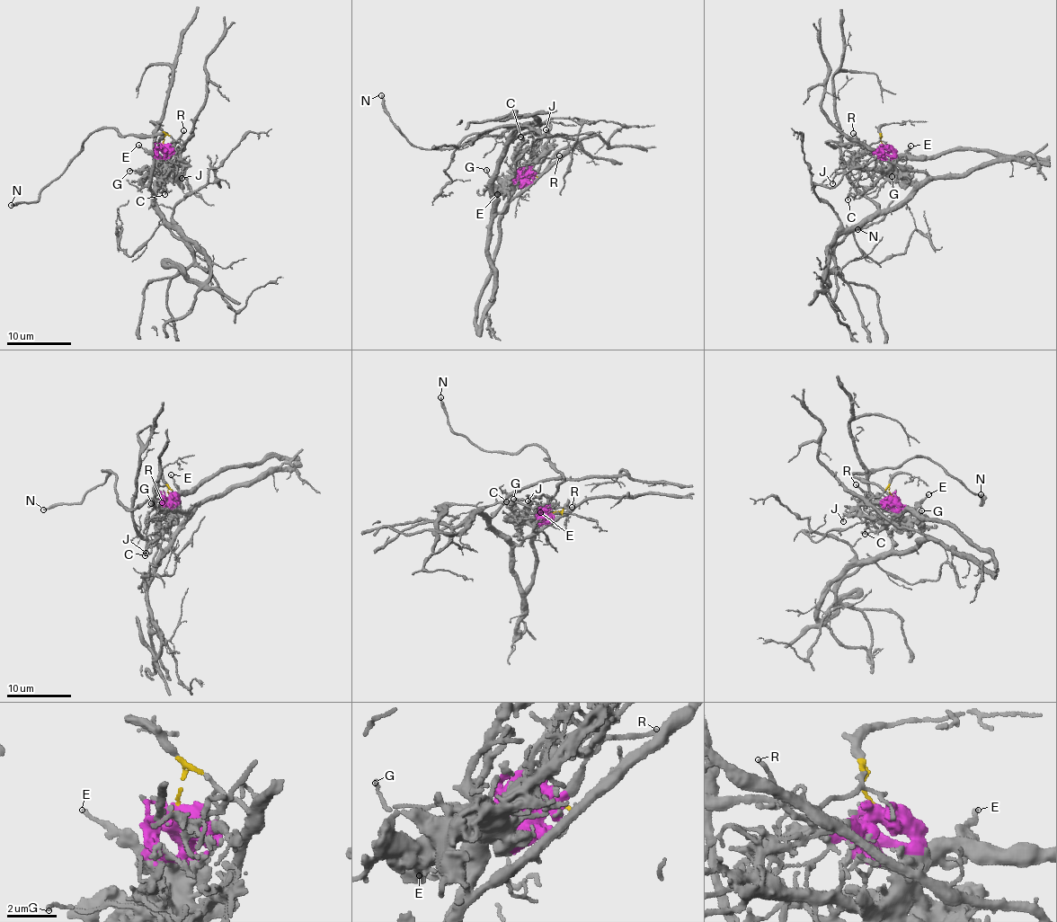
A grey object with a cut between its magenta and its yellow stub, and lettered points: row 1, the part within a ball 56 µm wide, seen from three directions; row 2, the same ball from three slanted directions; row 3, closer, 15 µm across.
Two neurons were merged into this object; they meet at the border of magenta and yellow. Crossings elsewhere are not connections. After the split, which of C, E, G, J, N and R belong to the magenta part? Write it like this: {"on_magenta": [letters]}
{"on_magenta": ["C", "E", "G", "J", "N", "R"]}

